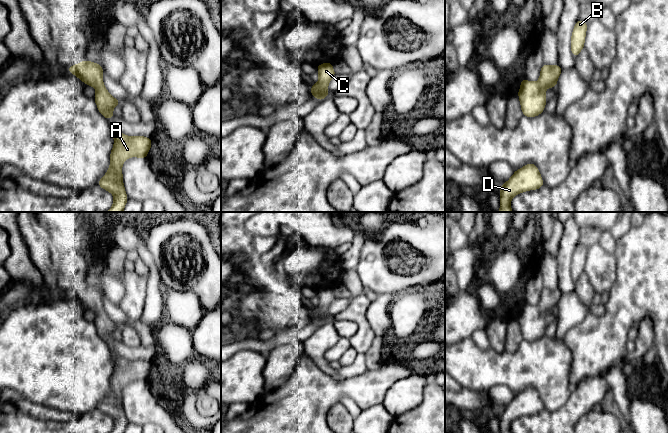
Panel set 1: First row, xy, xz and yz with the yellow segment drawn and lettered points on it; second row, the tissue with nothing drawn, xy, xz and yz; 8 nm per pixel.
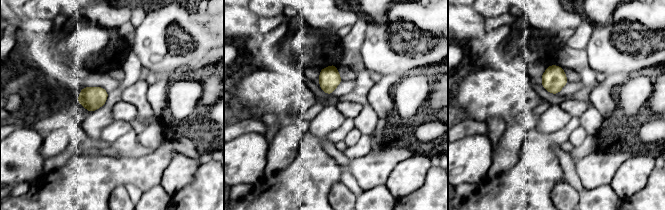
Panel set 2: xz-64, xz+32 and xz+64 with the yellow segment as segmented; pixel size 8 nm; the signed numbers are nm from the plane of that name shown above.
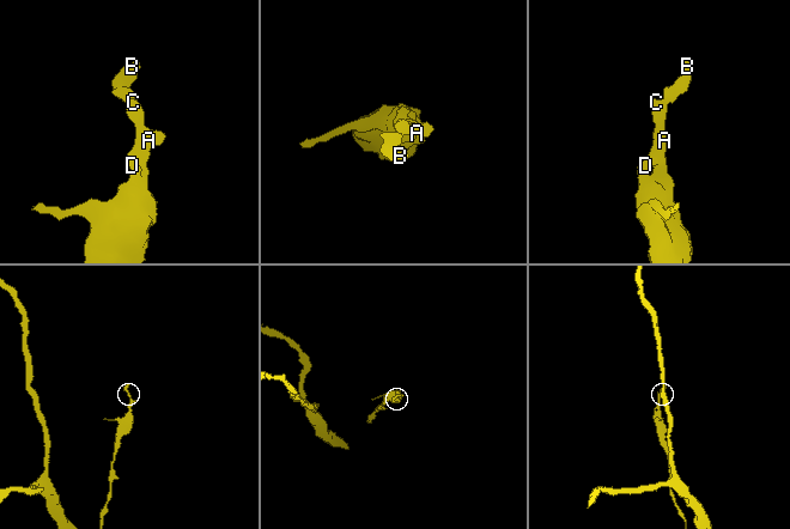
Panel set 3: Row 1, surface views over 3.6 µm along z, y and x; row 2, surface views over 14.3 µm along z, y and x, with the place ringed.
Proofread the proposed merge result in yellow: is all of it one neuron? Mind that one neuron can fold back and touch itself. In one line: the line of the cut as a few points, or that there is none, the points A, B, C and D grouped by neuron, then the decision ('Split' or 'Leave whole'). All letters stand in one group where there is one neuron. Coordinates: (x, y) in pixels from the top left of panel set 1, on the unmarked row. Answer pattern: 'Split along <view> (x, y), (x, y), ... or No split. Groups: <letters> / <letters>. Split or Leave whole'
No split. Groups: A B C D. Leave whole

